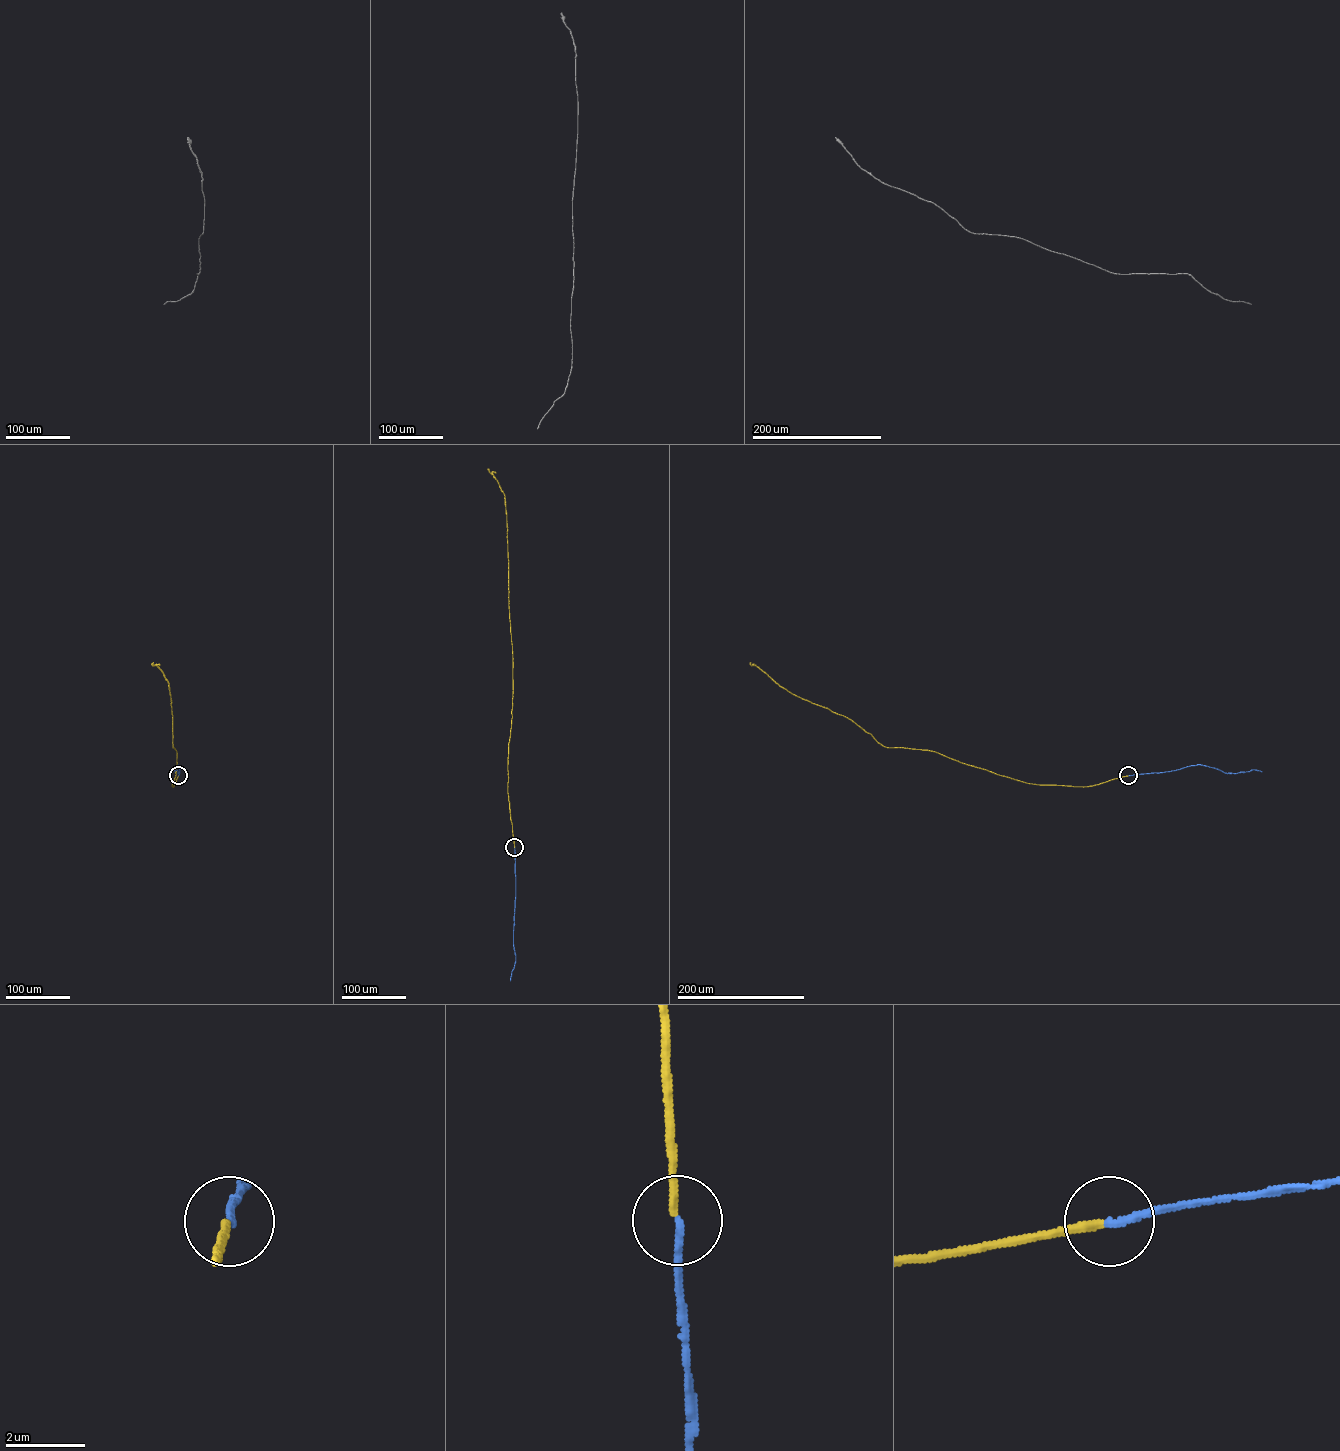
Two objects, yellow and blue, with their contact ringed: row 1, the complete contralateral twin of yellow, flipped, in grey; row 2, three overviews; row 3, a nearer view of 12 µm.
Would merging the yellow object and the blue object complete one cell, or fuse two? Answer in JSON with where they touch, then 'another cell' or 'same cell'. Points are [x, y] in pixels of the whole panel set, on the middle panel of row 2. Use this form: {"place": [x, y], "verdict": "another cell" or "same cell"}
{"place": [514, 847], "verdict": "another cell"}

